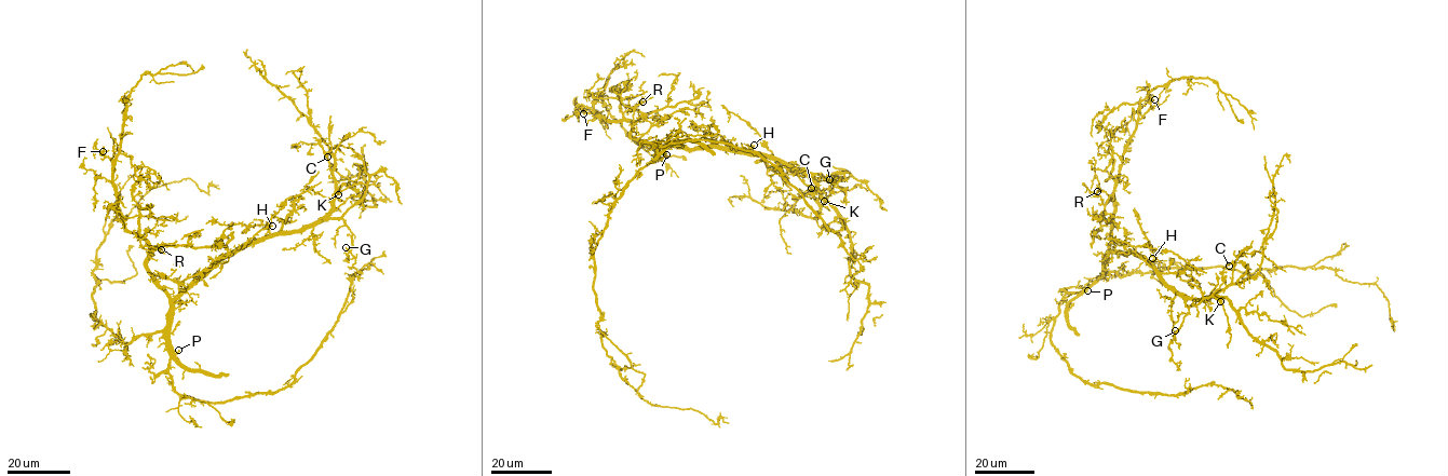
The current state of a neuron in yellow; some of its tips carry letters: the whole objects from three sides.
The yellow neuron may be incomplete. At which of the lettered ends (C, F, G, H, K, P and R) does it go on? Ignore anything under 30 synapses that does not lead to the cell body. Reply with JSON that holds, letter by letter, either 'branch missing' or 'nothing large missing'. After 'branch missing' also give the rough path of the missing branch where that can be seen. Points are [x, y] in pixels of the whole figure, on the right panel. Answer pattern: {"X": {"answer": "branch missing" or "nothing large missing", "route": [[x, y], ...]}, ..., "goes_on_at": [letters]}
{"C": {"answer": "nothing large missing"}, "F": {"answer": "nothing large missing"}, "G": {"answer": "nothing large missing"}, "H": {"answer": "nothing large missing"}, "K": {"answer": "branch missing", "route": [[1220, 301], [1220, 316], [1219, 311]]}, "P": {"answer": "nothing large missing"}, "R": {"answer": "nothing large missing"}, "goes_on_at": ["K"]}

